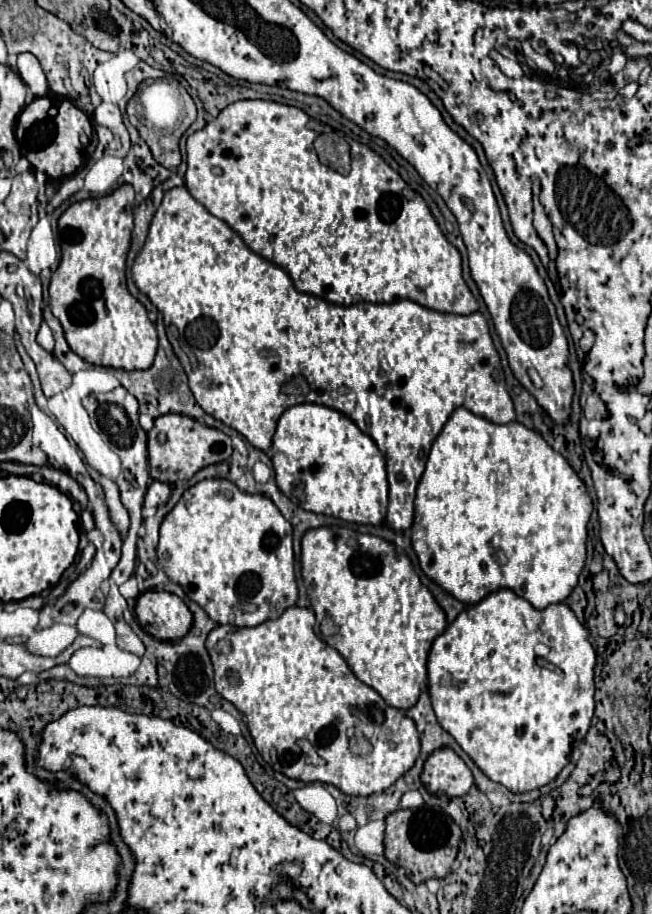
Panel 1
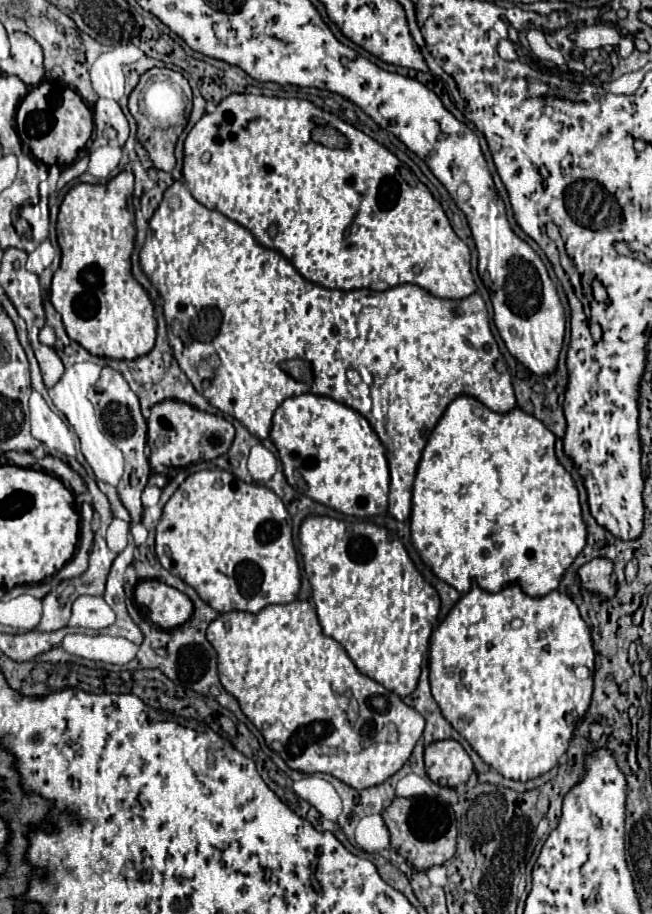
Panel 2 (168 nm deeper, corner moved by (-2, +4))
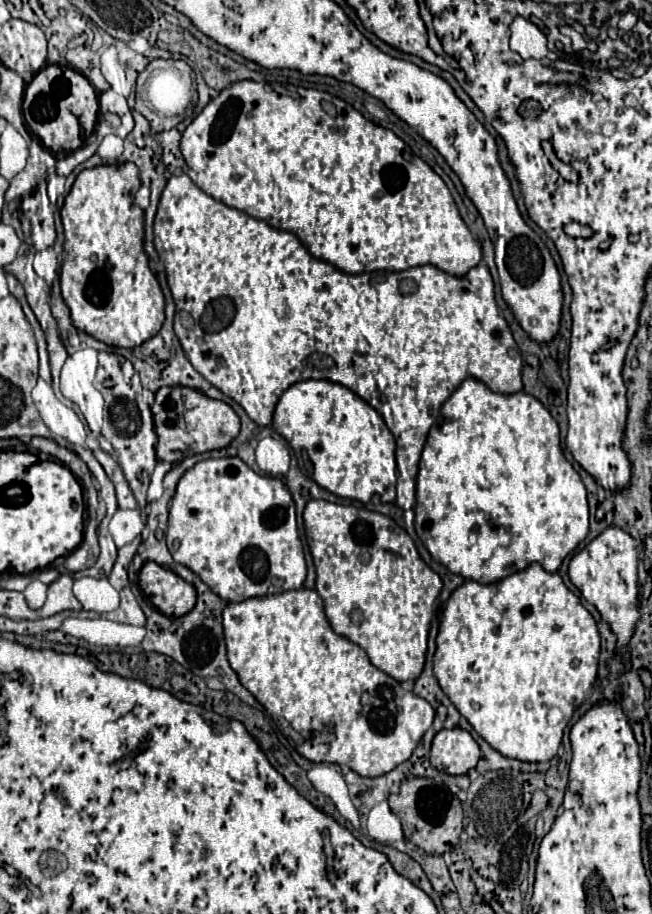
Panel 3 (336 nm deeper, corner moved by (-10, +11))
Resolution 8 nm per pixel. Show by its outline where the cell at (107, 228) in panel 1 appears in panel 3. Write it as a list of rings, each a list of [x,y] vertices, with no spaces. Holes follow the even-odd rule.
[[[122,162],[122,164],[98,166],[98,168],[82,170],[76,176],[76,182],[74,182],[74,186],[72,186],[70,194],[66,196],[64,206],[60,210],[62,224],[64,224],[64,236],[66,236],[66,242],[64,242],[64,264],[62,264],[62,270],[60,270],[60,286],[62,286],[64,302],[70,308],[72,324],[78,330],[94,336],[96,340],[100,340],[100,342],[104,342],[108,346],[116,346],[116,348],[136,348],[136,346],[144,344],[146,340],[154,338],[160,332],[162,322],[164,322],[164,294],[160,290],[158,280],[154,278],[154,274],[148,268],[148,258],[146,258],[144,248],[142,248],[142,242],[144,242],[144,210],[134,202],[134,194],[138,192],[138,188],[140,188],[140,172],[138,172],[138,166],[132,164],[132,162]]]

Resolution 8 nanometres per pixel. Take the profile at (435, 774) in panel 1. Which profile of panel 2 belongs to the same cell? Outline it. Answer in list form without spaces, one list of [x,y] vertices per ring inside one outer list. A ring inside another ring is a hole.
[[[454,739],[430,743],[424,751],[428,777],[442,787],[456,787],[466,783],[472,773],[472,759],[464,747]]]

